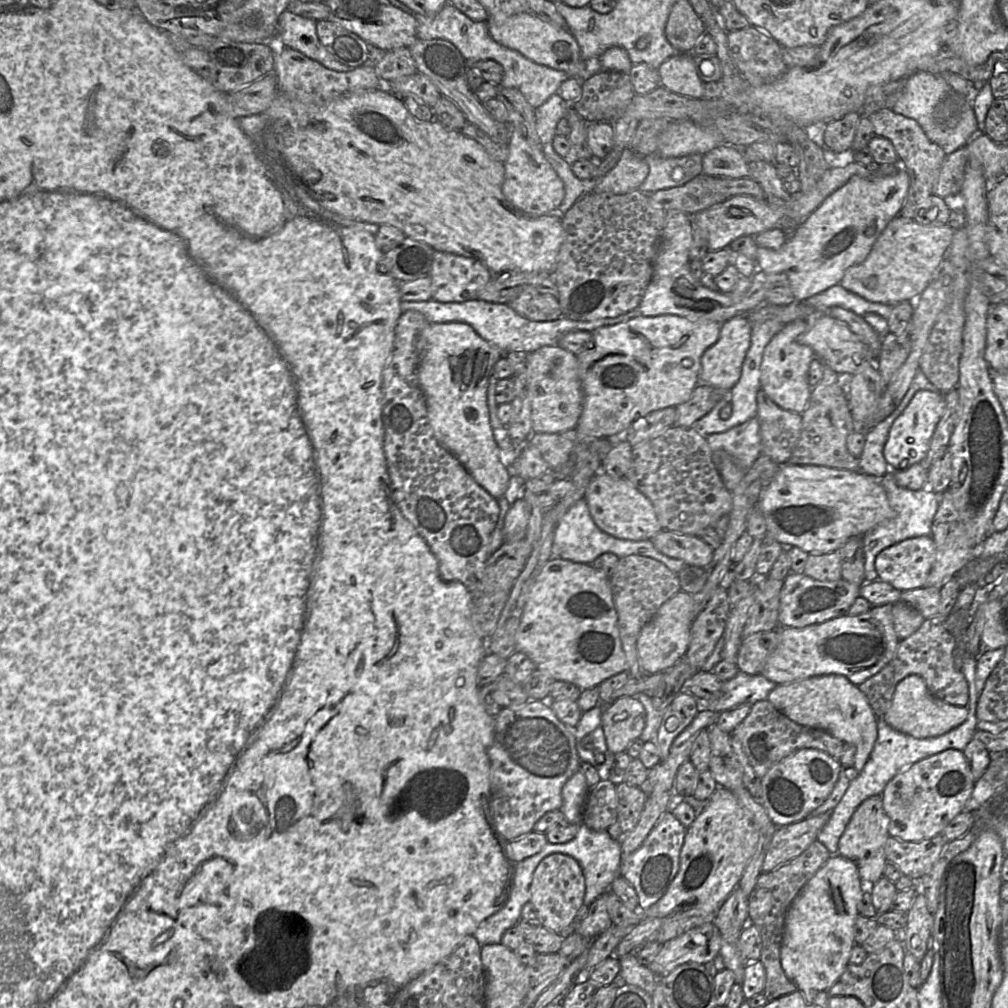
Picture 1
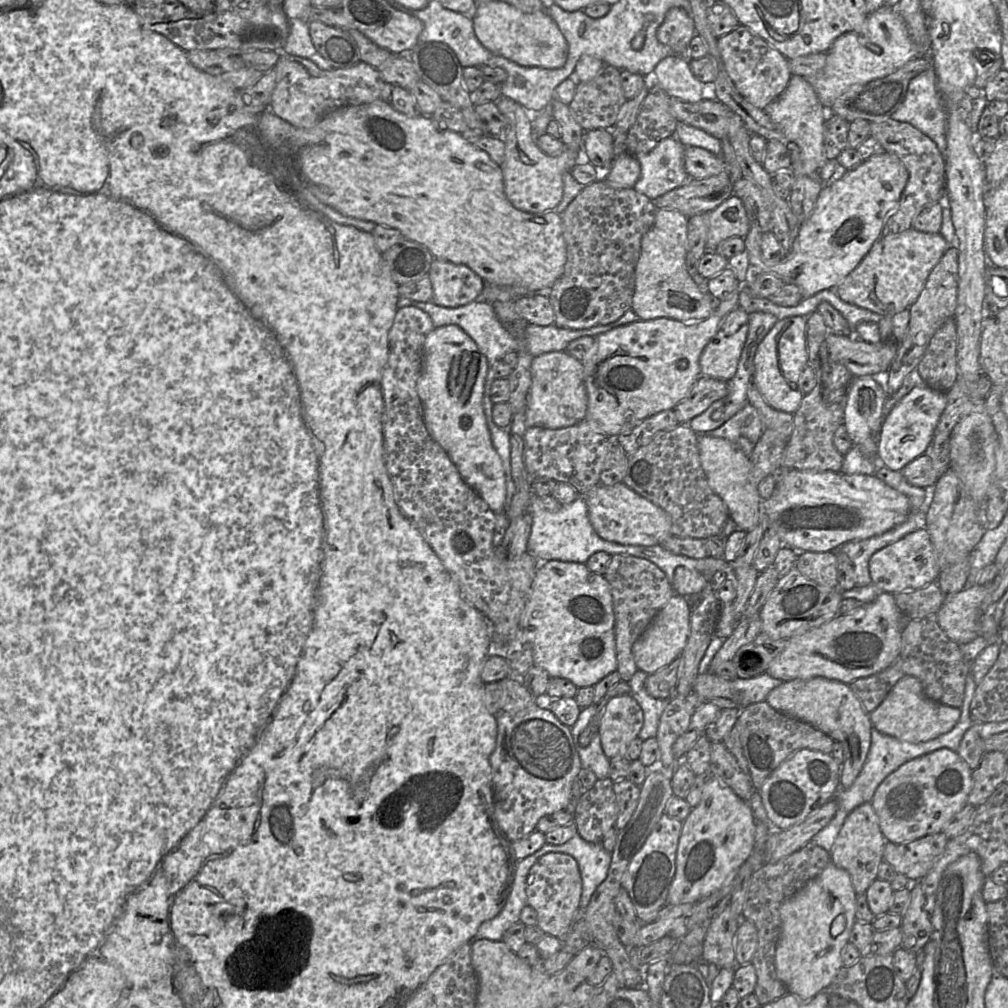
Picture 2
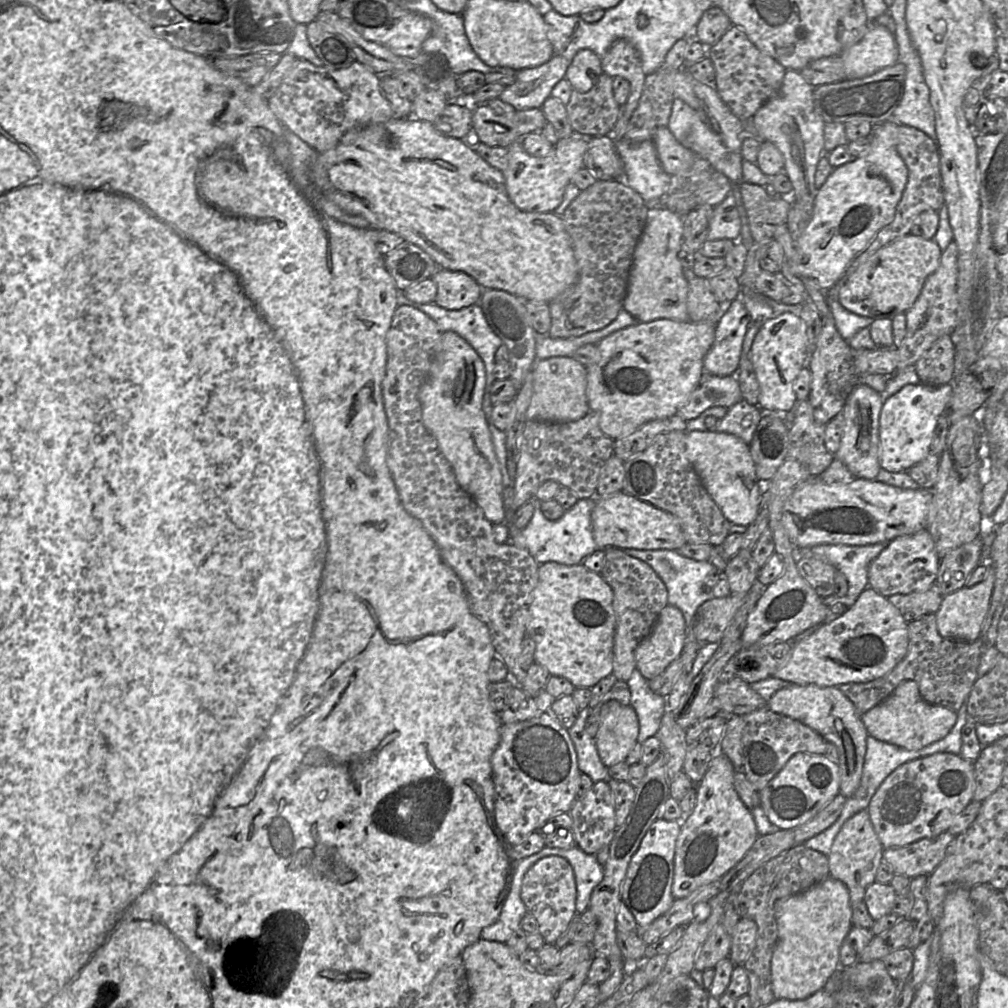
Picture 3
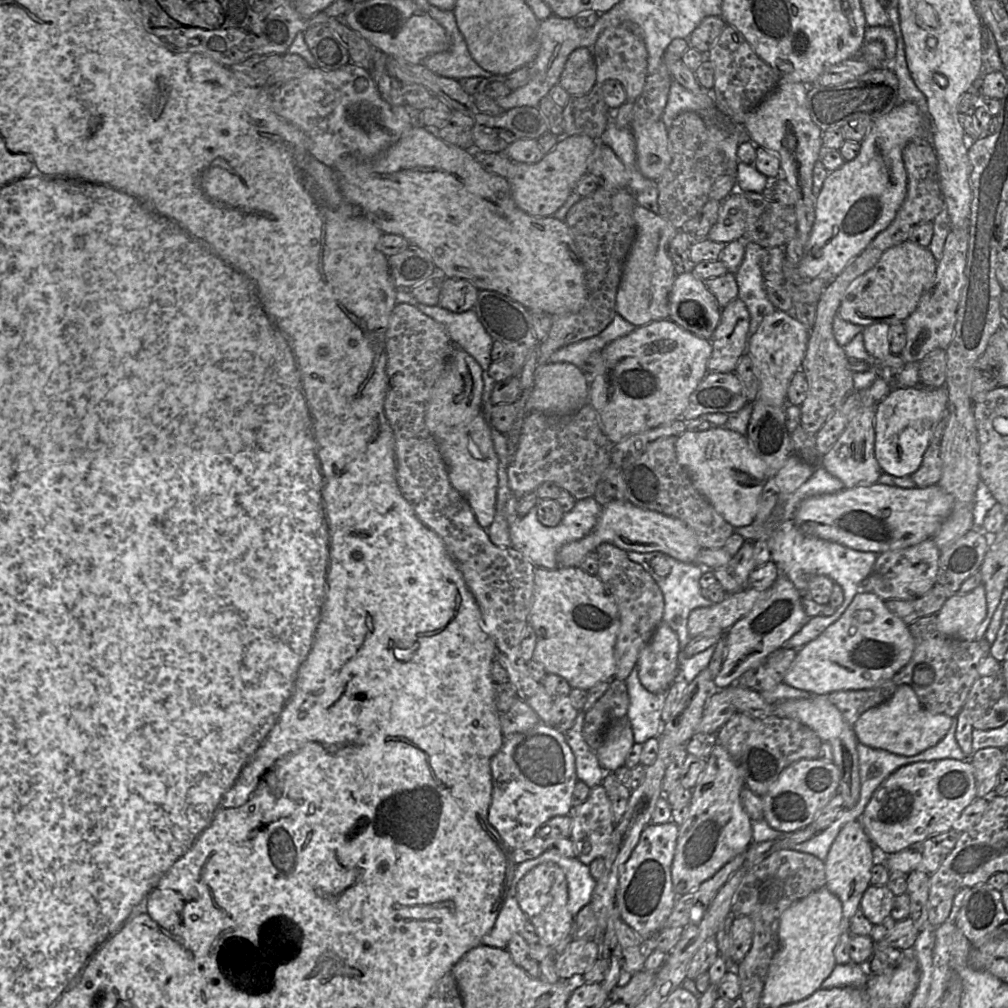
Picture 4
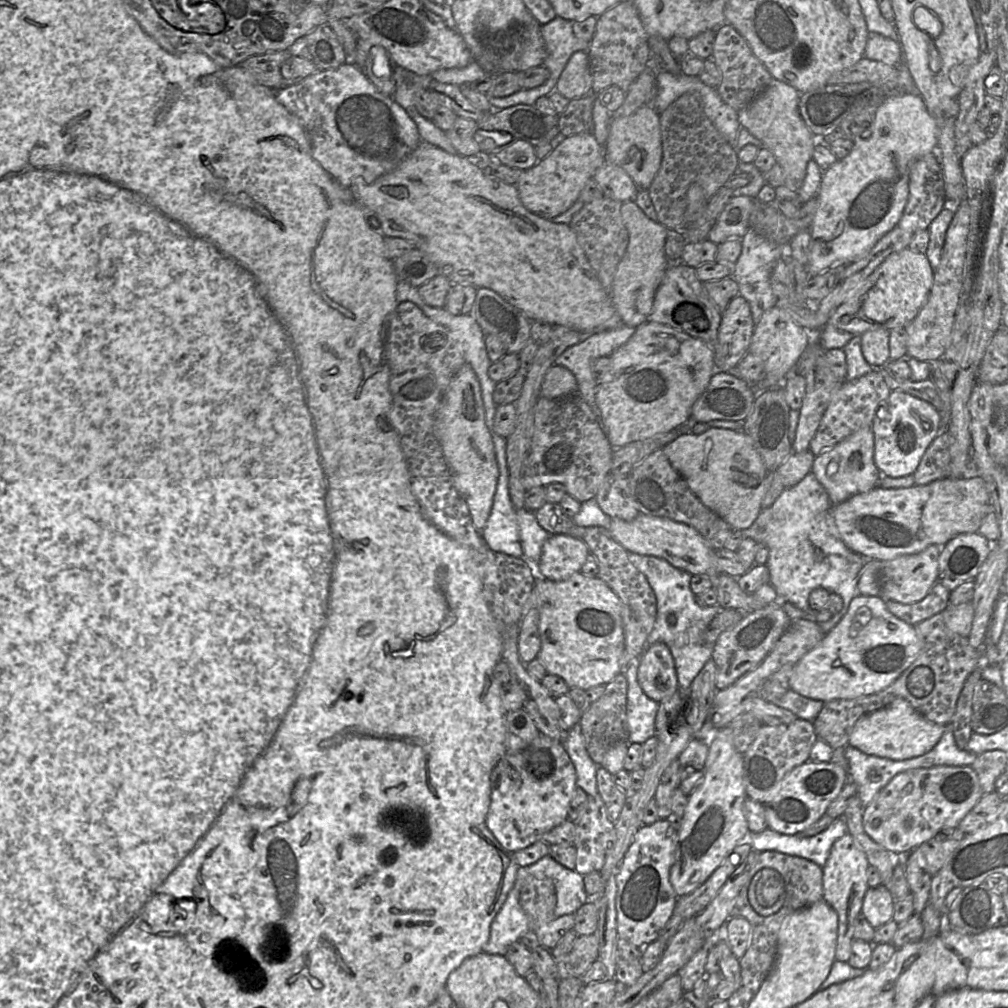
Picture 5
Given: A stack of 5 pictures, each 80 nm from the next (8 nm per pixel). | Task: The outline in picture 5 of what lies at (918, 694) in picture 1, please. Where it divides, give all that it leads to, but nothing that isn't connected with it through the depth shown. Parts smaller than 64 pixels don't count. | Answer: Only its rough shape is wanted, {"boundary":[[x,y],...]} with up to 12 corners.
{"boundary":[[907,700],[860,717],[848,745],[905,760],[931,750],[945,726]]}

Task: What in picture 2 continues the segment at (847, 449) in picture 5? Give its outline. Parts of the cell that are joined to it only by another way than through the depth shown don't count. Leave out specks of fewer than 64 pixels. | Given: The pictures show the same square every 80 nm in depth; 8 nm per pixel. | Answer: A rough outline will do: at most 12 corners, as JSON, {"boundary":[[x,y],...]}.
{"boundary":[[876,377],[853,378],[844,425],[853,445],[878,459],[887,393]]}

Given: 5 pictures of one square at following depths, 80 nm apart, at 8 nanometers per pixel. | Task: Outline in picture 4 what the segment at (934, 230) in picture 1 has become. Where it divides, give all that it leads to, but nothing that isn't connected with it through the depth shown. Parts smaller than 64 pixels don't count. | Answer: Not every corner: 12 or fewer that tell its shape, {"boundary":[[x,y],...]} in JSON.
{"boundary":[[909,239],[853,281],[837,315],[863,327],[904,322],[937,263]]}

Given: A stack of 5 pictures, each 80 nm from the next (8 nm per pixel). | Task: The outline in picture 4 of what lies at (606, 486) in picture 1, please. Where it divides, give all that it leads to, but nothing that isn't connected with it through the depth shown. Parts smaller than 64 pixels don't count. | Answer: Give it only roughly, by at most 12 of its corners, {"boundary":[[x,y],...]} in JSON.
{"boundary":[[629,500],[602,506],[587,536],[558,550],[580,567],[602,543],[696,563],[702,548],[684,521]]}

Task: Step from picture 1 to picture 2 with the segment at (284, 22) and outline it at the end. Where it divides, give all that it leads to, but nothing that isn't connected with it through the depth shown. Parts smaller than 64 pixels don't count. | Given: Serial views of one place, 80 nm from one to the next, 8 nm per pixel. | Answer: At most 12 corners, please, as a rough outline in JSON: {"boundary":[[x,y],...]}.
{"boundary":[[290,20],[281,51],[307,58],[322,70],[334,69],[314,47],[309,22]]}

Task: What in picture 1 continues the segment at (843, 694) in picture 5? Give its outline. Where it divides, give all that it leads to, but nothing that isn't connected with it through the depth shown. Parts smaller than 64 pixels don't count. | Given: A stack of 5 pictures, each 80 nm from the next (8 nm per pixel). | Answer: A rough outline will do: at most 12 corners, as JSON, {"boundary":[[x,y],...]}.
{"boundary":[[892,604],[777,629],[760,673],[858,686],[893,659]]}

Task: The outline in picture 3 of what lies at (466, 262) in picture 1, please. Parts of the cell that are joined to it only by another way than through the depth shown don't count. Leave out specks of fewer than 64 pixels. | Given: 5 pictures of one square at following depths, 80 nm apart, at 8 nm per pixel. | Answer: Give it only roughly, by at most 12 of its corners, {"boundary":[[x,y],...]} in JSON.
{"boundary":[[437,268],[434,302],[460,310],[483,288],[470,275]]}

